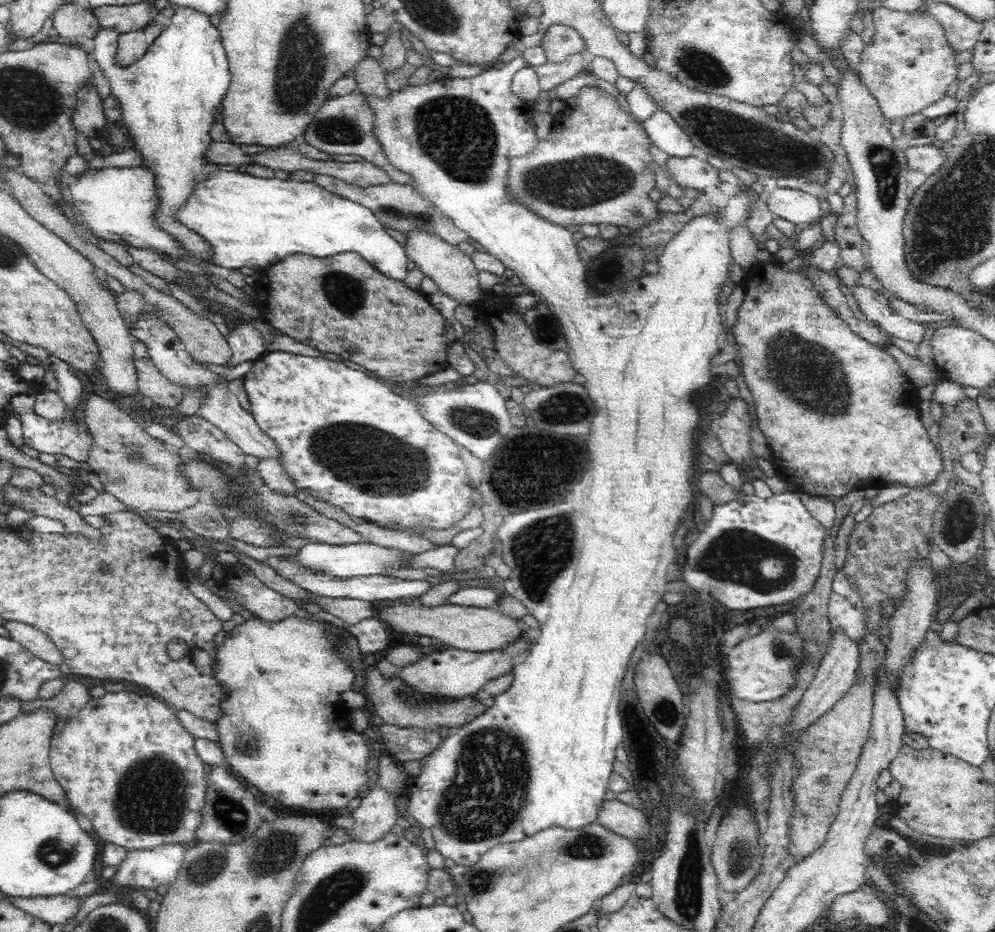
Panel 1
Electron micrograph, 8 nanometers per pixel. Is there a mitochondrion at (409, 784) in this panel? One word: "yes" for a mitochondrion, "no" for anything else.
no

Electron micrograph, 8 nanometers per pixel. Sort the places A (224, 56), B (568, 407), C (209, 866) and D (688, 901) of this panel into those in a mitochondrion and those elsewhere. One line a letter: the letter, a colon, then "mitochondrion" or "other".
A: other
B: mitochondrion
C: mitochondrion
D: mitochondrion

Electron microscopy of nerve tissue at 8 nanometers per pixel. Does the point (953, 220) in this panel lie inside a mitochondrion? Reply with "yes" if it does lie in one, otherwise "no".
yes

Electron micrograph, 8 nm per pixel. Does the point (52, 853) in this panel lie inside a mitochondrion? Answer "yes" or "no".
yes

